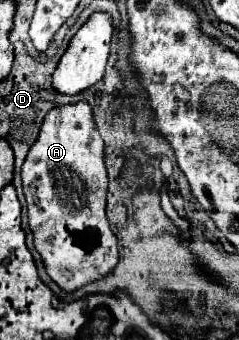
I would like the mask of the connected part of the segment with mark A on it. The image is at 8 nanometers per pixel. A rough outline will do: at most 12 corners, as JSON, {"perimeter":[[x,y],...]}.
{"perimeter":[[51,108],[23,170],[47,274],[109,274],[107,166],[93,108]]}

